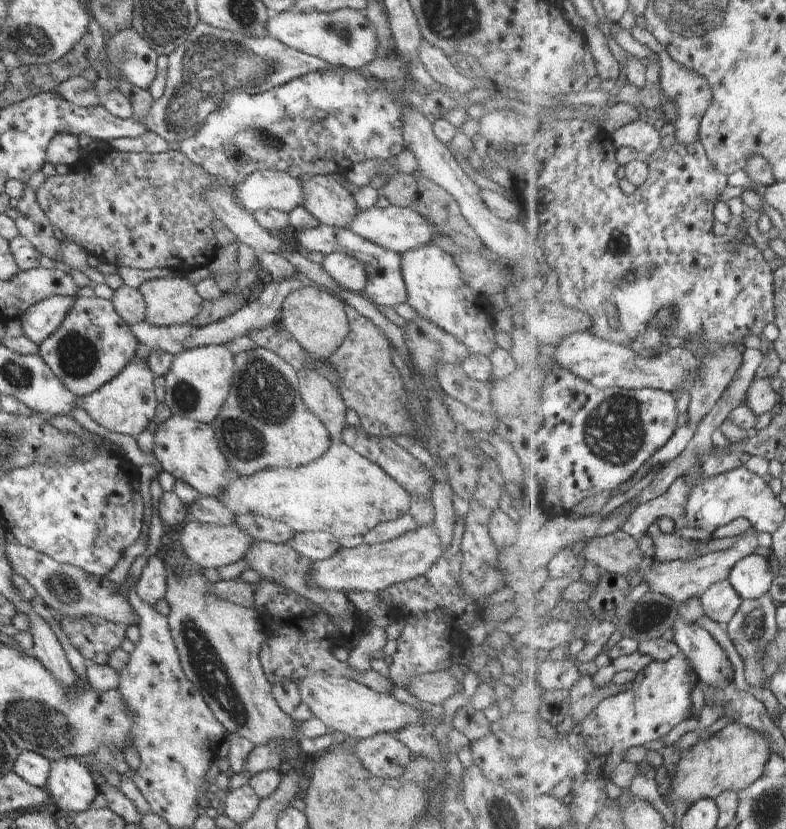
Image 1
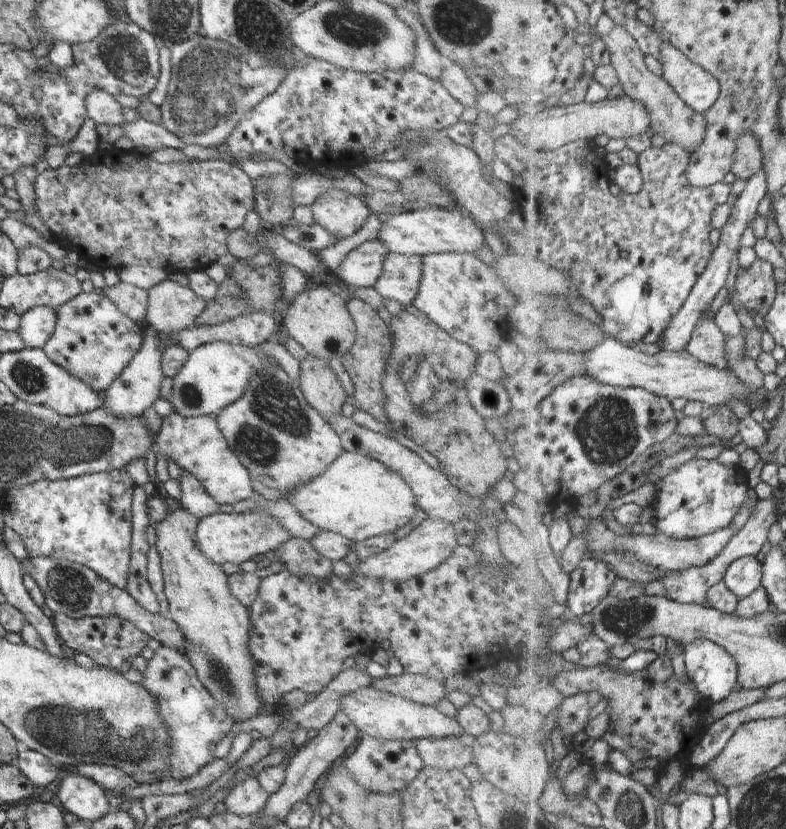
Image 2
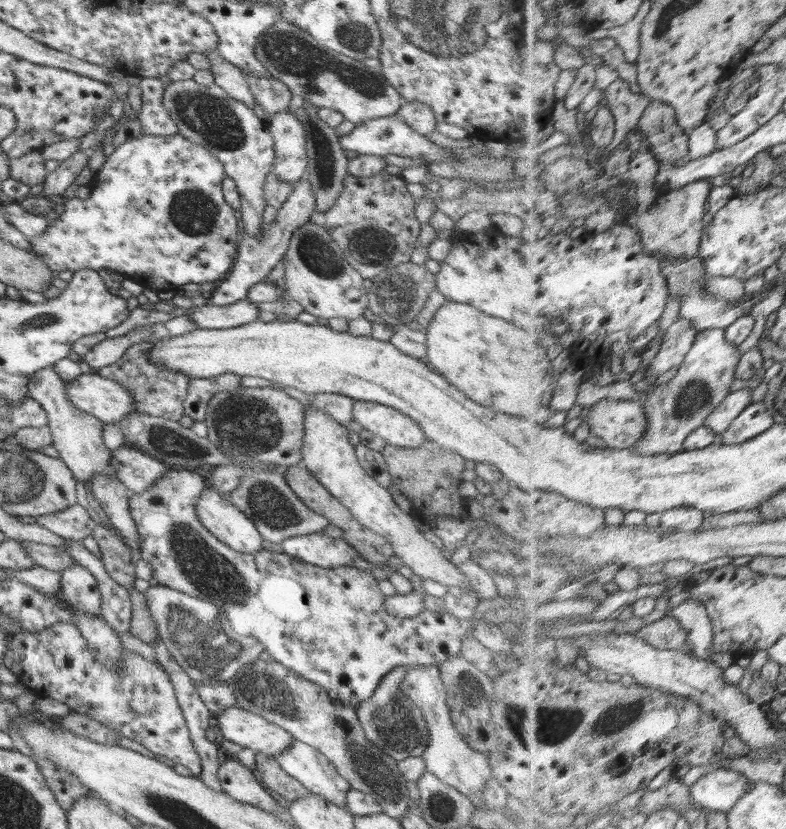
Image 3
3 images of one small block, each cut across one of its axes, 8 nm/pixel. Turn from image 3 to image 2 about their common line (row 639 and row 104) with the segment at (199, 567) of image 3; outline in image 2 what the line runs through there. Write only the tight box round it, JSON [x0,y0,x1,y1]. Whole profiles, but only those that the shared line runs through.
[218,56,465,172]

